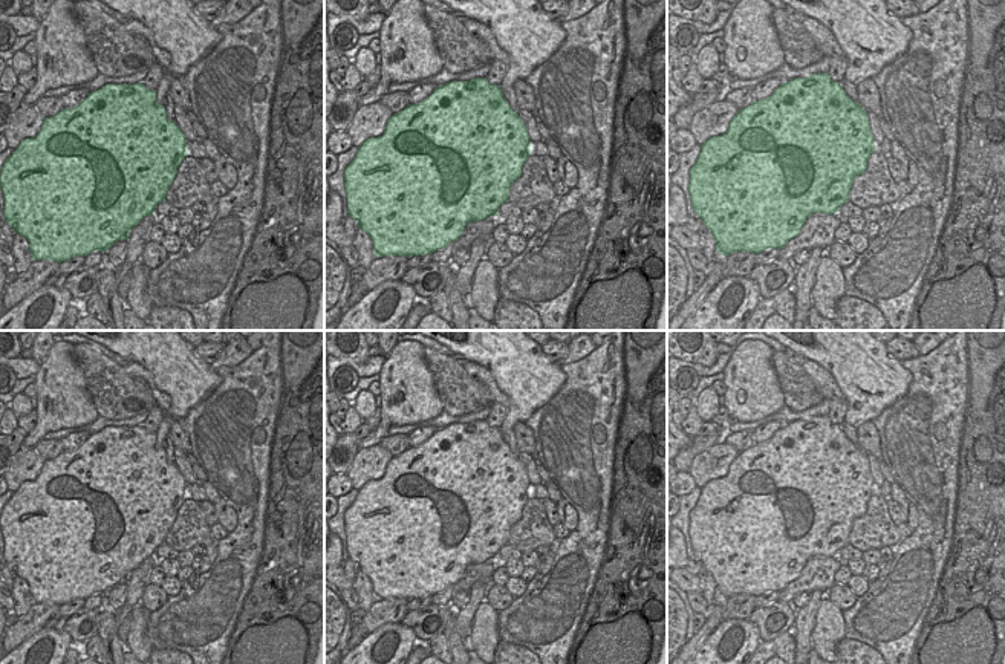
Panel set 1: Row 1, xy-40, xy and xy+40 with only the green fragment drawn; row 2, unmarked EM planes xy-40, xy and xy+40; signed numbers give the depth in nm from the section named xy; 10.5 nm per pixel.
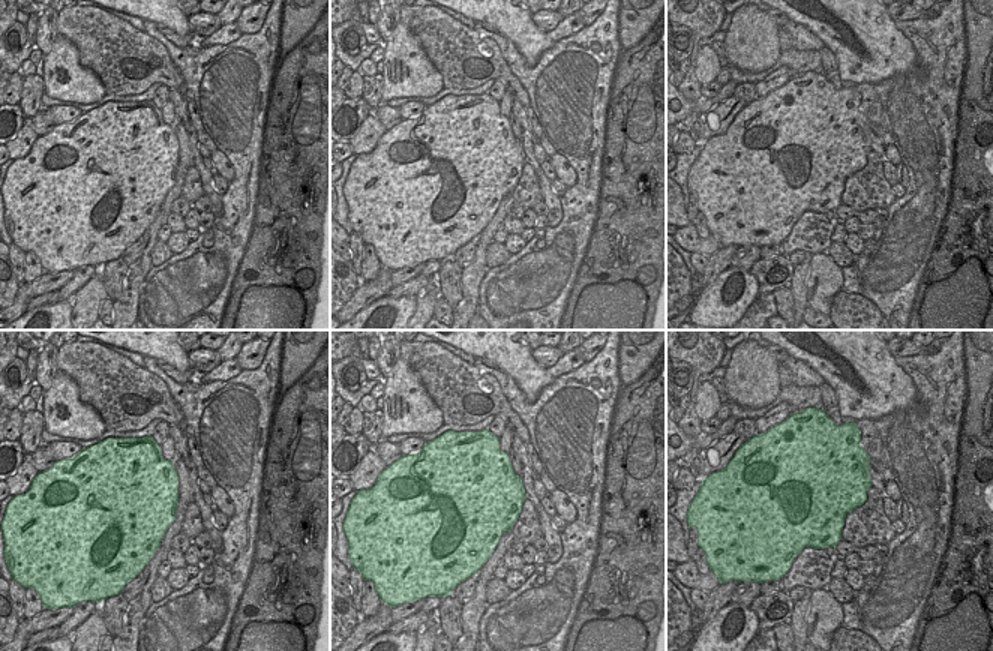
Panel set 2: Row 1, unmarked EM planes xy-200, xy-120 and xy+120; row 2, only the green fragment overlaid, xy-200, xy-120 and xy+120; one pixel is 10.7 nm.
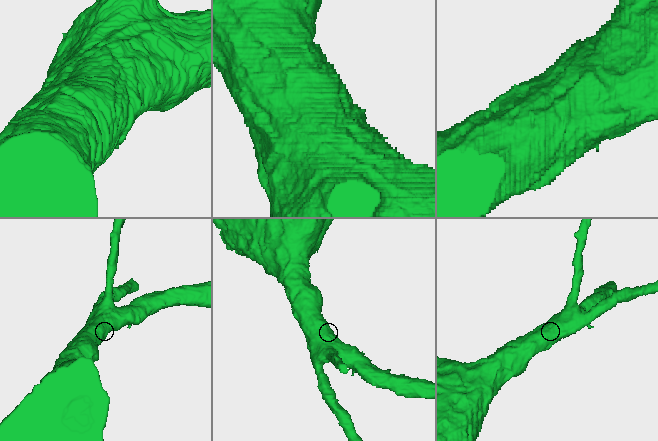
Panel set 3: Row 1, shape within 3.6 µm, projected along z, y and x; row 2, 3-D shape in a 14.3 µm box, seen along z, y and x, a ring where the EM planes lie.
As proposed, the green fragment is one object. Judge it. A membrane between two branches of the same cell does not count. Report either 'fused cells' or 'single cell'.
fused cells

